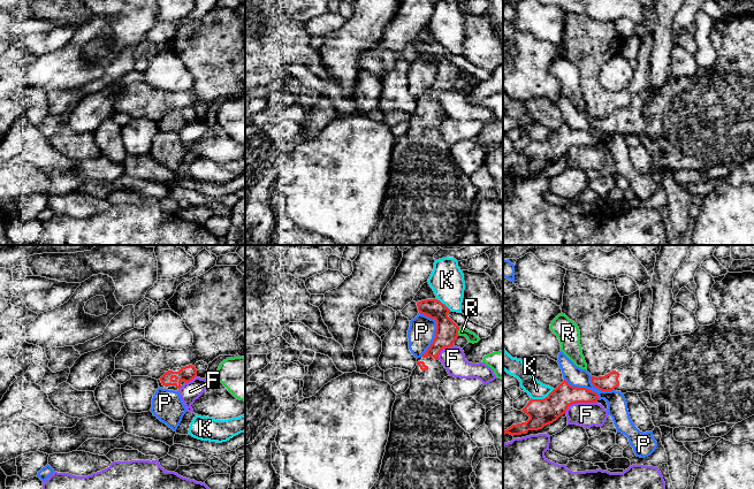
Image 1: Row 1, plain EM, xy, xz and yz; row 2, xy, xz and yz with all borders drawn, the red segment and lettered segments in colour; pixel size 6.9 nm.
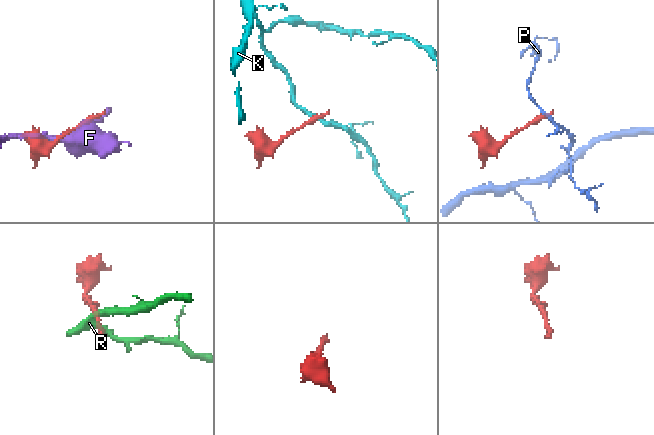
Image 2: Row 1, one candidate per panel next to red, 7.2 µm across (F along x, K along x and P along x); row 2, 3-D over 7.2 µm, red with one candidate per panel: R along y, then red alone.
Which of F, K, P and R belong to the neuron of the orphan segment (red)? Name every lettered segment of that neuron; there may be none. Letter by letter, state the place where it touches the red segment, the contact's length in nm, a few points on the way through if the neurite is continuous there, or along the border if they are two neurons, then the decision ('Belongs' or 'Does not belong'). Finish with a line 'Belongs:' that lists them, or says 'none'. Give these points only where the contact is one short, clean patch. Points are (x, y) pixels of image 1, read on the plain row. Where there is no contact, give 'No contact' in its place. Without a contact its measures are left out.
F: Touches red at yz (579, 144). Shared border 240 nm. Does not belong
K: Touches red at yz (543, 140). Shared border 180 nm. Boundary: yz (554, 131), (542, 140), (531, 140). Does not belong
P: Touches red at xz (436, 73). Shared border 320 nm. Boundary: xz (419, 54), (435, 63), (434, 82), (420, 98). Does not belong
R: Touches red at xz (457, 74). Shared border 70 nm. Boundary: xz (459, 69), (457, 77). Does not belong
Belongs: none

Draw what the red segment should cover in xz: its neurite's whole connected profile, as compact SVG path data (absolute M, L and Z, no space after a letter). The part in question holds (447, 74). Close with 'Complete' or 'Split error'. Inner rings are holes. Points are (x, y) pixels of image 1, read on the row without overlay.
M437 41L421 43L417 48L419 55L436 63L435 79L427 93L417 101L409 131L396 138L379 221L360 245L456 245L472 229L470 221L473 214L472 203L479 190L470 176L457 166L451 146L439 133L440 124L449 119L439 102L439 97L443 91L454 89L459 69L448 59L450 52Z. Split error

